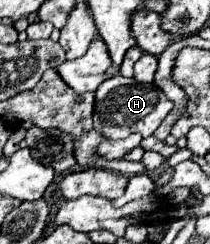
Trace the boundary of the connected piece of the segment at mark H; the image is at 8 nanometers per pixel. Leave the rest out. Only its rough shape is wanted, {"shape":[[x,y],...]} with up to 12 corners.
{"shape":[[115,75],[95,91],[107,139],[149,137],[173,103],[153,83]]}

